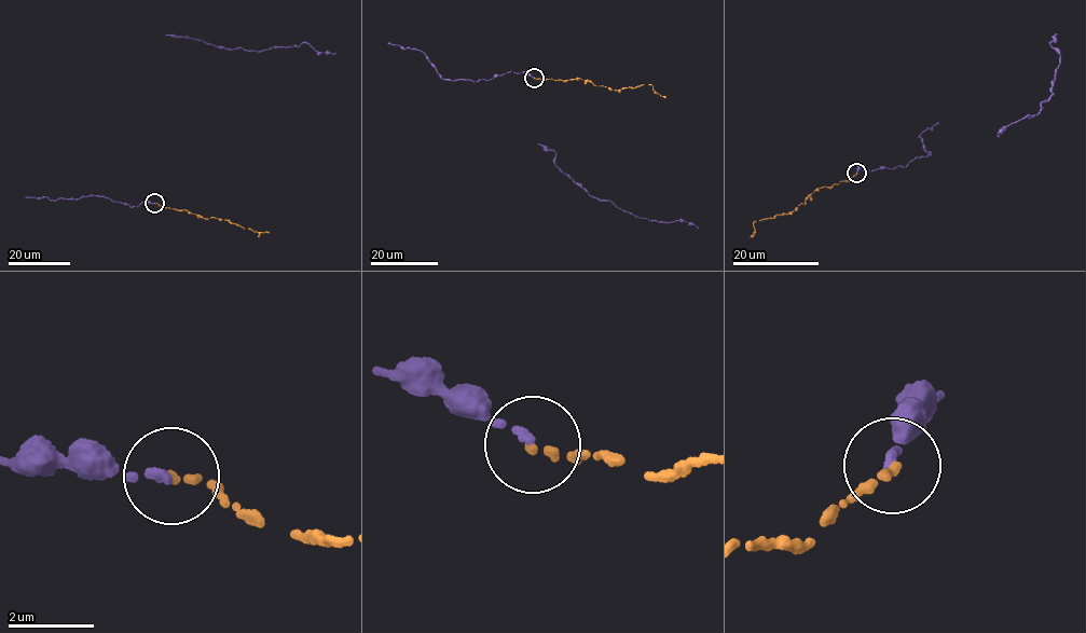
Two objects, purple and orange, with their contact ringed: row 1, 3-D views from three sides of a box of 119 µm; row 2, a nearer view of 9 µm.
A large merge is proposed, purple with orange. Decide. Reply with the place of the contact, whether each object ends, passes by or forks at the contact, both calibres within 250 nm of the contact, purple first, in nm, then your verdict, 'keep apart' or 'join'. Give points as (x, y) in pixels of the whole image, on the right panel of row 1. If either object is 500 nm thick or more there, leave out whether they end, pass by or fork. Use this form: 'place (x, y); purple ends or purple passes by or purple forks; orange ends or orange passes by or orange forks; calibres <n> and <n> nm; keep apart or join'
place (856, 173); purple ends; orange ends; calibres 190 and 180 nm; join

